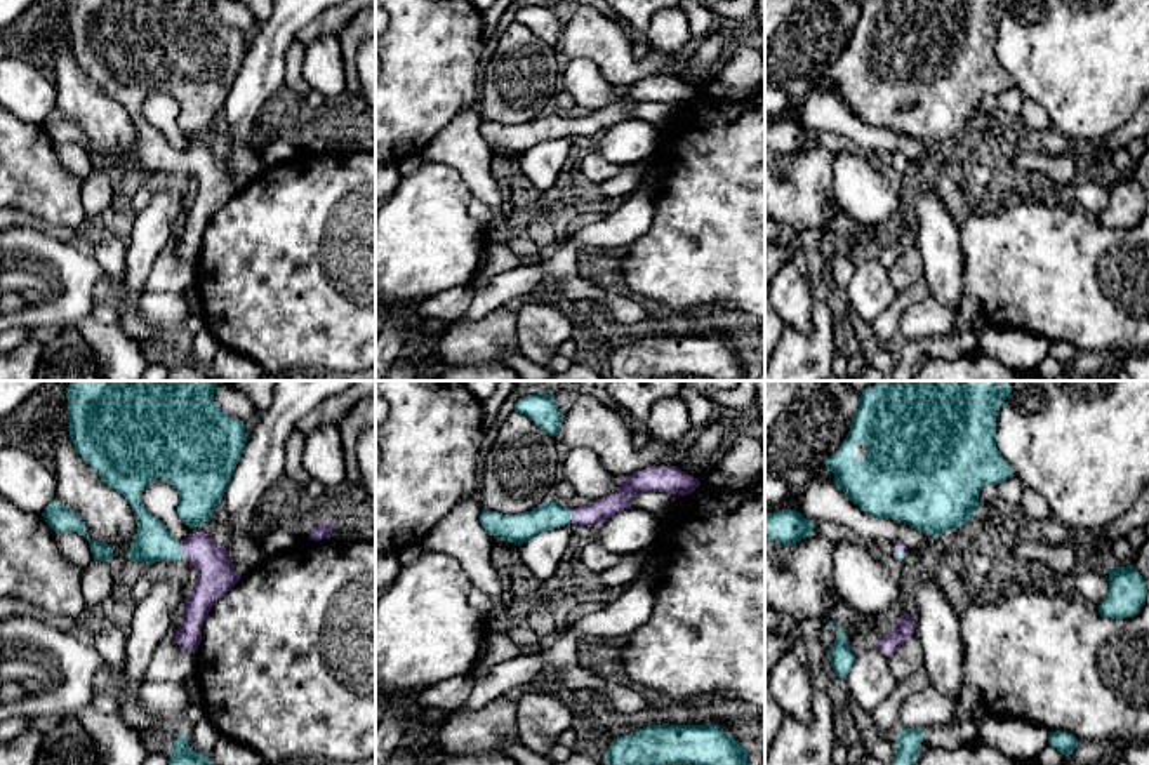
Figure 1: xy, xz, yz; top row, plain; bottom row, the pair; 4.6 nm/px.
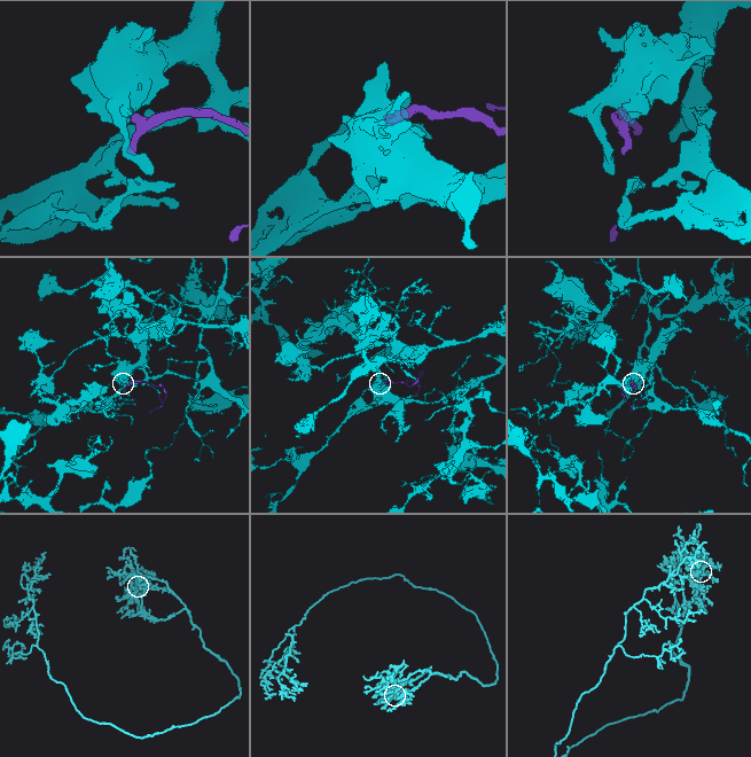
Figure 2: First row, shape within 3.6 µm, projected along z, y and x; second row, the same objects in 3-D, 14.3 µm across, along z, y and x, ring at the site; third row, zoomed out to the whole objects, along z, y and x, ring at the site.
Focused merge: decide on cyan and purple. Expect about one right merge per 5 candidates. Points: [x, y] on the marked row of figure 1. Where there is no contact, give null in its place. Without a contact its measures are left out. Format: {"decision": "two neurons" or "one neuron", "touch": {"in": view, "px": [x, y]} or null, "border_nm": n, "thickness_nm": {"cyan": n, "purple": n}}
{"decision": "one neuron", "touch": {"in": "xy", "px": [179, 550]}, "border_nm": 60, "thickness_nm": {"cyan": 180, "purple": 170}}

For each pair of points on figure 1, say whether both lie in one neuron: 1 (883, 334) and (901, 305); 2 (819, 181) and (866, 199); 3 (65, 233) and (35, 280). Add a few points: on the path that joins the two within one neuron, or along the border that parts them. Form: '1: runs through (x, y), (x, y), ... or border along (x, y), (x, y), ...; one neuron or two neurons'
1: runs through (885, 327), (894, 312); one neuron
2: border along (831, 153), (831, 186), (835, 200), (842, 209); two neurons
3: border along (21, 225), (72, 242); two neurons

